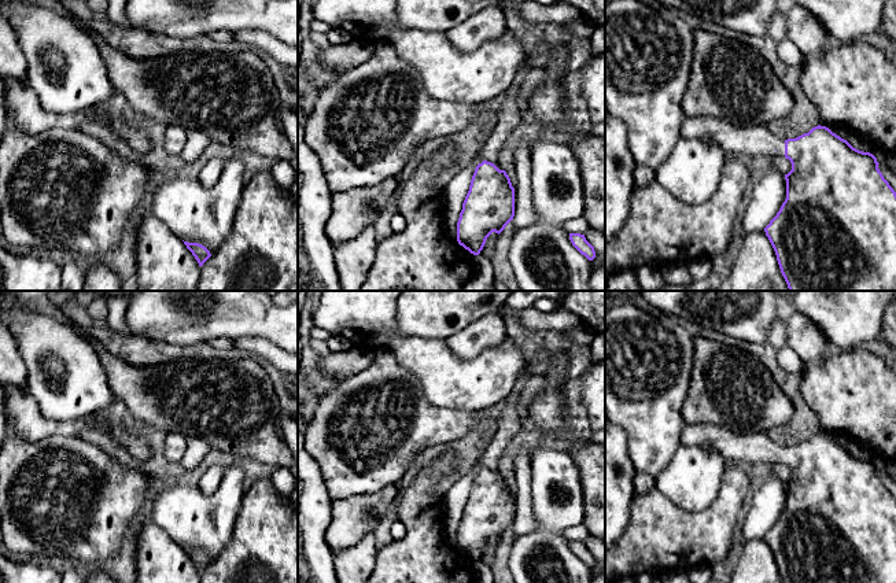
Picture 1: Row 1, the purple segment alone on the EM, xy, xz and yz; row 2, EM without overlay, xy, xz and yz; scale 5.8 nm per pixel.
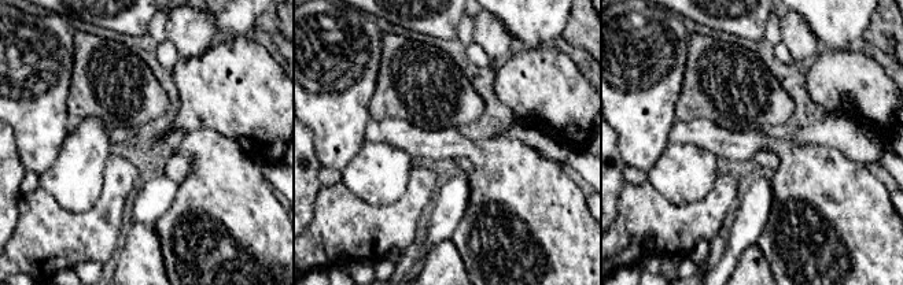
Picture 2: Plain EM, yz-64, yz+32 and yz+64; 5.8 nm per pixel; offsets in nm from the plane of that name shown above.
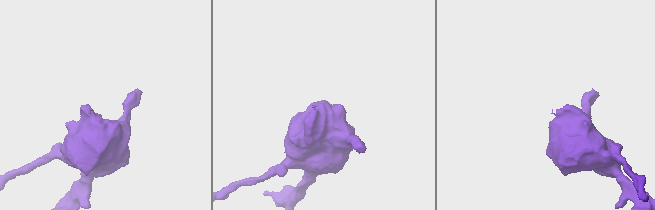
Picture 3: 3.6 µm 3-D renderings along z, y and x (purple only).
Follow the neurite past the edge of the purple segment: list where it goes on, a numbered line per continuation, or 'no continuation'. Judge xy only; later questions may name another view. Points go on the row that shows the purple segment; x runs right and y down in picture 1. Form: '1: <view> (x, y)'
no continuation

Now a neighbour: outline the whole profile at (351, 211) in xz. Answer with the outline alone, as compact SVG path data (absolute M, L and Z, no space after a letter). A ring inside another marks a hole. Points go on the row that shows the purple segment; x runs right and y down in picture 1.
M397 177L387 178L366 189L349 189L333 193L331 215L325 225L327 237L333 246L343 244L358 236L368 225L375 224L388 199L399 188Z

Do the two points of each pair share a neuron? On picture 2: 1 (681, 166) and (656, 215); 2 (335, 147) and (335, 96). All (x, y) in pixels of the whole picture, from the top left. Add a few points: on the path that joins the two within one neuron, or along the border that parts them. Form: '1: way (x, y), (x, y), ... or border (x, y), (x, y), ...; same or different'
1: border (647, 181), (677, 204), (696, 202); different
2: way (335, 134), (335, 108); same

